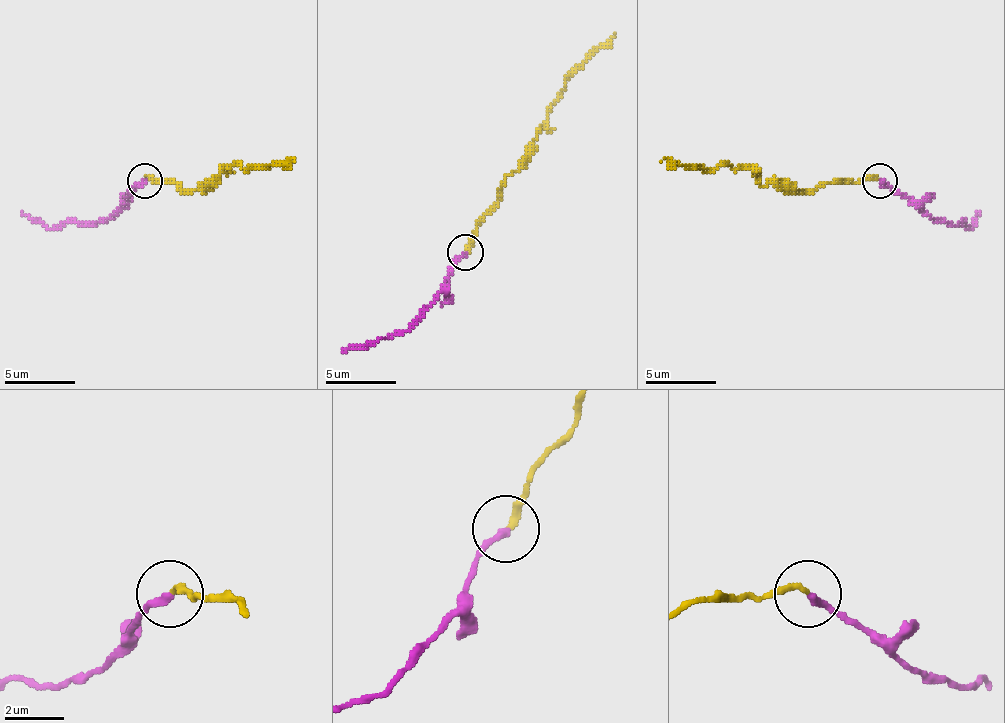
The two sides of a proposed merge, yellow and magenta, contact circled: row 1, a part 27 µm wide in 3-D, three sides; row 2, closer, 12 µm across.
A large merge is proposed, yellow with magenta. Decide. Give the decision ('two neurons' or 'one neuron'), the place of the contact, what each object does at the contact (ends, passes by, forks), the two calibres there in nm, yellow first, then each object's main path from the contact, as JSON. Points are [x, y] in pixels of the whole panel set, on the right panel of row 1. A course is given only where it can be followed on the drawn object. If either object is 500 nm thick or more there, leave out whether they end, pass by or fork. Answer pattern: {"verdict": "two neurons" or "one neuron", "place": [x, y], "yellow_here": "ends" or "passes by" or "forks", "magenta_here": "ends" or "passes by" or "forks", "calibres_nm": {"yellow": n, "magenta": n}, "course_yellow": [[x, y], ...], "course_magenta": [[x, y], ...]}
{"verdict": "one neuron", "place": [879, 180], "yellow_here": "ends", "magenta_here": "ends", "calibres_nm": {"yellow": 200, "magenta": 240}, "course_yellow": [[880, 179], [827, 183], [788, 190], [763, 186], [749, 169], [728, 165], [686, 169], [661, 162]], "course_magenta": [[880, 179], [933, 218], [969, 229], [979, 211]]}

